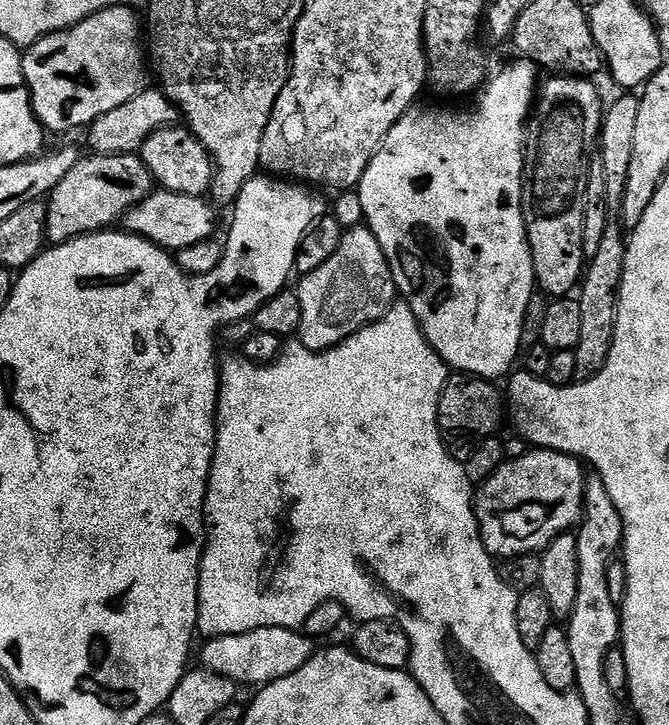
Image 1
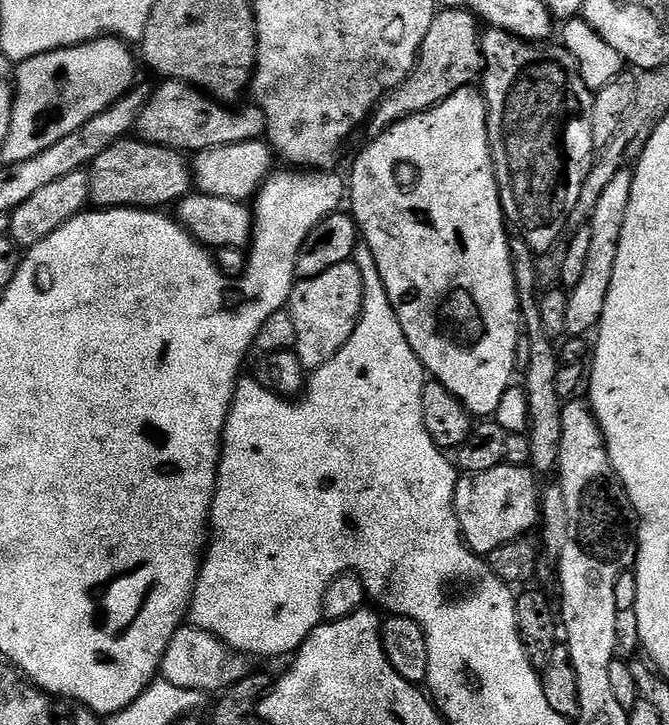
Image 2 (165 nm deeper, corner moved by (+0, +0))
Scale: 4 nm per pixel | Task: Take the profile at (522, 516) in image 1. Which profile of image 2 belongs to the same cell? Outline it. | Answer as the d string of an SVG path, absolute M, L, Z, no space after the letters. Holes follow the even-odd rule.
M507 463L499 464L494 470L486 470L482 474L461 475L456 482L454 506L464 541L477 554L487 554L498 550L498 546L506 546L511 540L519 540L529 535L532 527L537 527L541 519L540 498L541 485L536 485L537 473L531 467L520 467Z

